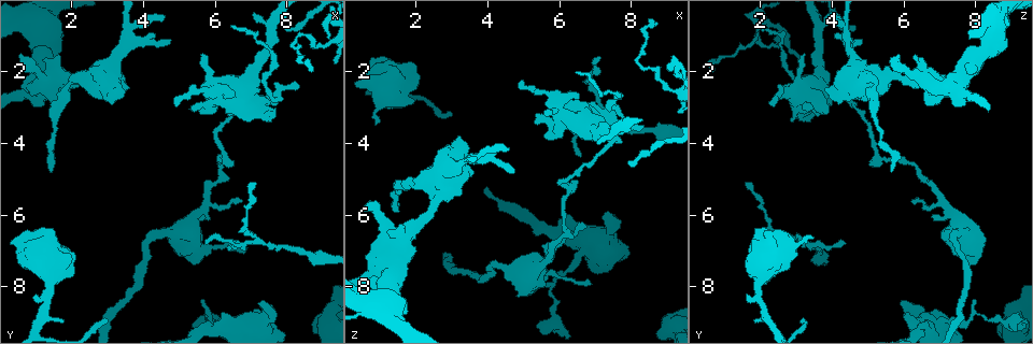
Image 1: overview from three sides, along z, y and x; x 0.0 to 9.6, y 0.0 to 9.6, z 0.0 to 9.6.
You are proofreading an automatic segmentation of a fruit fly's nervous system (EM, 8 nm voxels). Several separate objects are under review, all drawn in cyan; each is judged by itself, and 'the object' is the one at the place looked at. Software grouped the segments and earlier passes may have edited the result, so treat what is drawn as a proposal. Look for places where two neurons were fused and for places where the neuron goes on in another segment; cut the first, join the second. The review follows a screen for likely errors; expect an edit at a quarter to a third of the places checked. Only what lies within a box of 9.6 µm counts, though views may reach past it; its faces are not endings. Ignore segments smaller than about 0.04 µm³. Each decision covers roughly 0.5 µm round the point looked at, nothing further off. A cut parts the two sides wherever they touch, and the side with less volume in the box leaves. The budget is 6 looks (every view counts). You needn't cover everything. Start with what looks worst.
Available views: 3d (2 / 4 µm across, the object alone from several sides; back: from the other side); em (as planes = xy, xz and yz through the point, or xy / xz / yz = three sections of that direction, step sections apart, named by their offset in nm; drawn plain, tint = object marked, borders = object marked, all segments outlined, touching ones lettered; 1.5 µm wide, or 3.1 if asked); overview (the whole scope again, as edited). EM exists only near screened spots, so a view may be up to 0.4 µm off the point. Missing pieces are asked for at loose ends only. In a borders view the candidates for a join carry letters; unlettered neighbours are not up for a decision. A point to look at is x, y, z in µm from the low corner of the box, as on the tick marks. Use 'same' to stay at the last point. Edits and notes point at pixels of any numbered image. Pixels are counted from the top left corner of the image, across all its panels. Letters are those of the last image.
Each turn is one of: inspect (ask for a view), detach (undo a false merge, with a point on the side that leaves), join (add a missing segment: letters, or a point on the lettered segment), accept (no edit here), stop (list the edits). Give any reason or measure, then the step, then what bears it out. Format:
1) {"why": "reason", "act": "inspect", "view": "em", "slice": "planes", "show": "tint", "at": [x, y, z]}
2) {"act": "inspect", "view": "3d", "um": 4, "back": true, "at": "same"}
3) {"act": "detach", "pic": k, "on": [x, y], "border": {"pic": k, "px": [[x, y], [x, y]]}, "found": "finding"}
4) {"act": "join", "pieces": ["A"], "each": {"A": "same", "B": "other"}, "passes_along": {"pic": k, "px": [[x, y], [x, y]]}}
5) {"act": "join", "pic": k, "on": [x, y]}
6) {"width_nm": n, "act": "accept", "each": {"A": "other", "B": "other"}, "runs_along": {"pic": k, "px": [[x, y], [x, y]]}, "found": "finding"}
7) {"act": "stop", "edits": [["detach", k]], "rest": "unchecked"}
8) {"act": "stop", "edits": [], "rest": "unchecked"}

{"why": "arms part here", "act": "inspect", "view": "em", "slice": "yz", "step": 8, "show": "tint", "at": [7.50, 2.80, 3.80]}

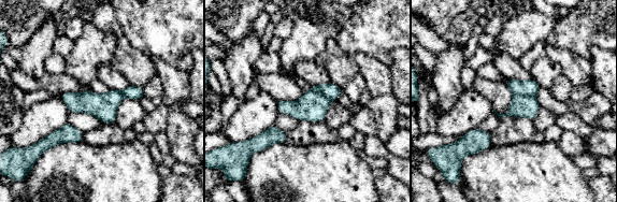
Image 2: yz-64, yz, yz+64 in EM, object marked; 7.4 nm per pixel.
{"why": "another direction", "act": "inspect", "view": "em", "slice": "planes", "show": "tint", "at": "same"}

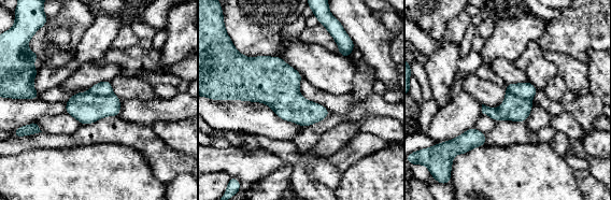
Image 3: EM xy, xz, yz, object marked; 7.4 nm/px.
{"why": "what lies round it", "act": "inspect", "view": "em", "slice": "planes", "show": "borders", "at": "same"}

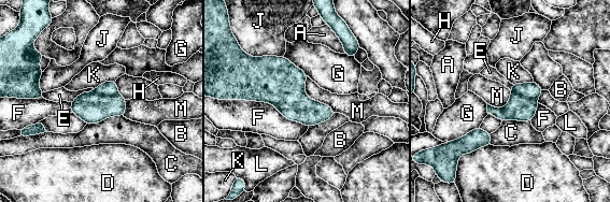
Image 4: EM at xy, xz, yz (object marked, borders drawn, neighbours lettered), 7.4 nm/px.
{"act": "detach", "pic": 4, "on": [520, 107], "each": {"A": "other", "B": "other", "C": "other", "D": "other", "E": "other", "F": "other", "G": "other", "H": "other", "J": "other", "K": "other", "L": "other", "M": "other"}, "border": {"pic": 4, "px": [[511, 92], [524, 95], [536, 101]]}, "found": "two neurons meet here"}

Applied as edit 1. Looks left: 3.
{"why": "sharp bend", "act": "inspect", "view": "3d", "um": 4, "at": [4.30, 6.60, 7.35]}

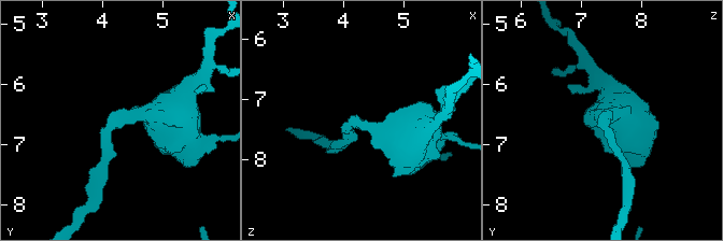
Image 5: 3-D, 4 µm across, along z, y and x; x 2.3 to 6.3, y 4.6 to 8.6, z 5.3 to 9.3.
{"arm_widths_nm": [180, 700], "why": "now the EM", "act": "inspect", "view": "em", "slice": "planes", "show": "borders", "at": [4.35, 6.55, 7.40]}

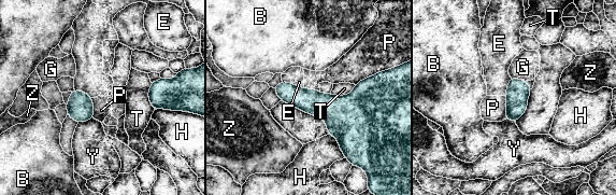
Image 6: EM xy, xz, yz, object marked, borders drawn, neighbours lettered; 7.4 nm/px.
{"act": "accept", "each": {"B": "other", "E": "other", "G": "other", "H": "other", "P": "other", "T": "other", "Y": "other", "Z": "other"}, "border": {"pic": 6, "px": [[378, 71], [361, 79], [355, 85]]}, "found": "continuous, no second neuron"}

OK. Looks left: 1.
{"act": "stop", "edits": [["detach", 4]], "rest": "unchecked"}

